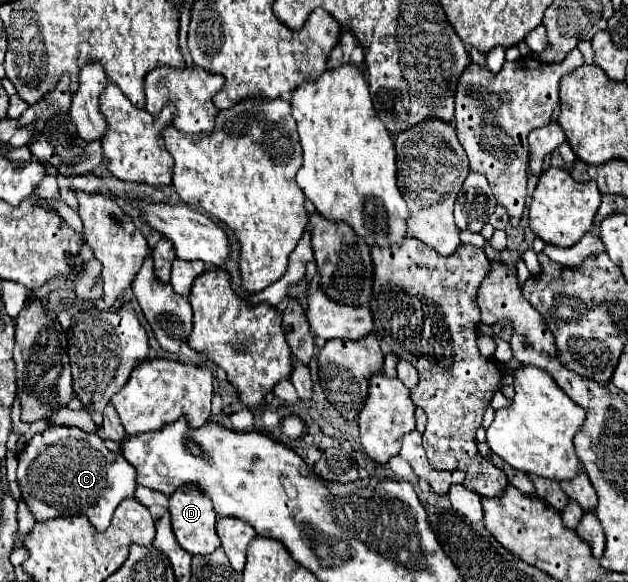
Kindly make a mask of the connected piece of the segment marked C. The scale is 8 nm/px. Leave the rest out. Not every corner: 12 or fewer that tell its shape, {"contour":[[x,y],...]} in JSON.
{"contour":[[79,427],[19,453],[37,521],[85,515],[105,531],[137,487],[133,465]]}

